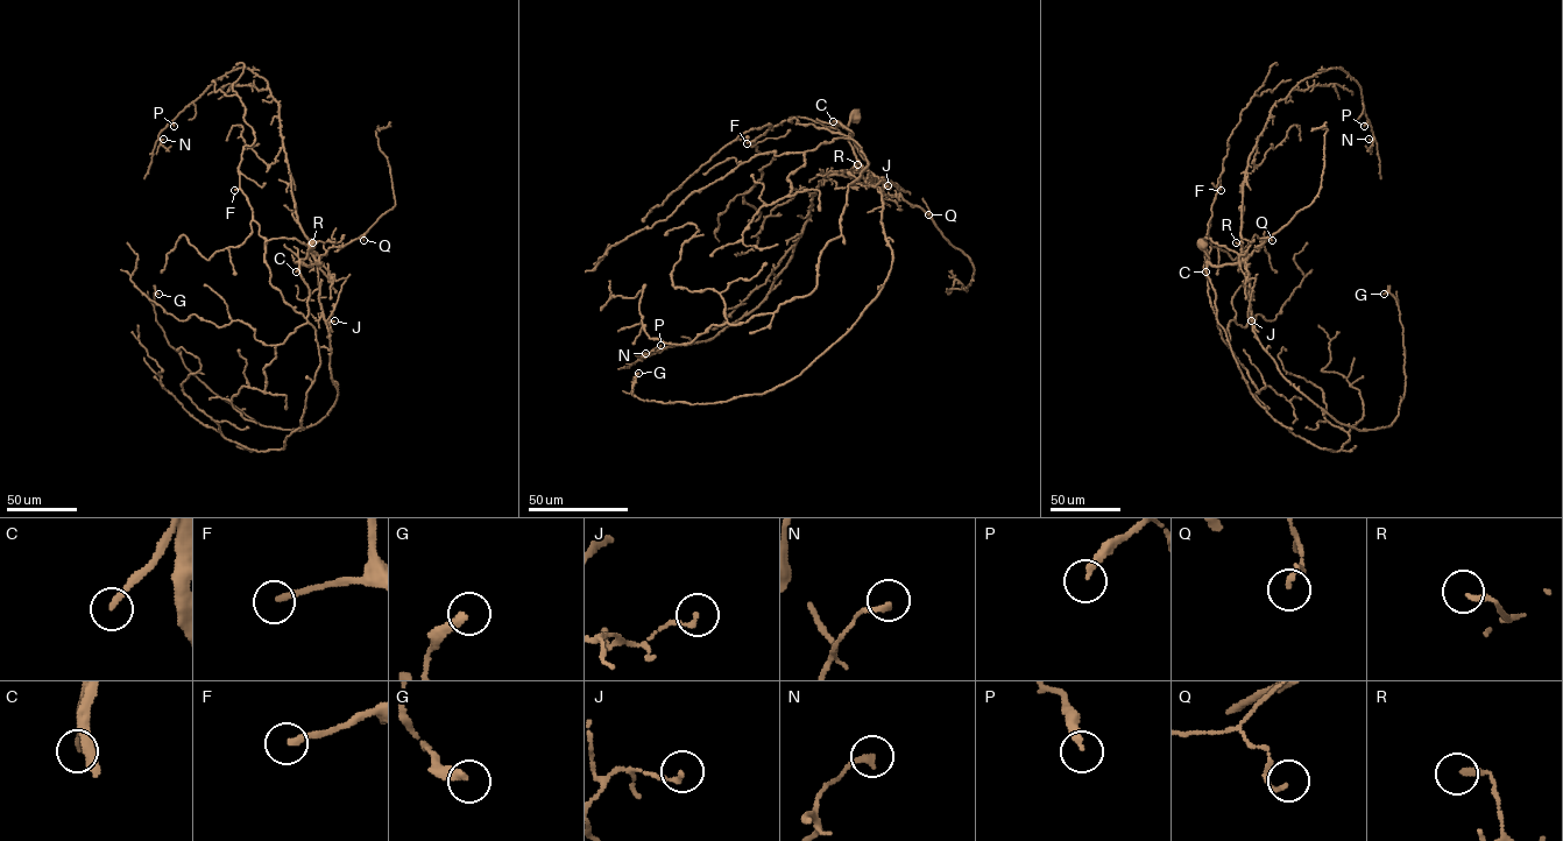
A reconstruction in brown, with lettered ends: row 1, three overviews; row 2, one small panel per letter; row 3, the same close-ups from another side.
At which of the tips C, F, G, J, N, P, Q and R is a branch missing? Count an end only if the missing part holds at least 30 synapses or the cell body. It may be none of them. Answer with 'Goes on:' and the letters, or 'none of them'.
Goes on: F

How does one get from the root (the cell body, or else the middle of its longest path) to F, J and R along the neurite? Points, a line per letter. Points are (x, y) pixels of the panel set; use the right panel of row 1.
F: (1203, 245), (1213, 266), (1238, 262), (1236, 252), (1210, 239), (1203, 241), (1206, 246), (1211, 205), (1221, 190)
J: (1203, 245), (1213, 266), (1245, 263), (1251, 320)
R: (1203, 245), (1208, 260), (1220, 266), (1242, 260), (1242, 247), (1236, 242)

